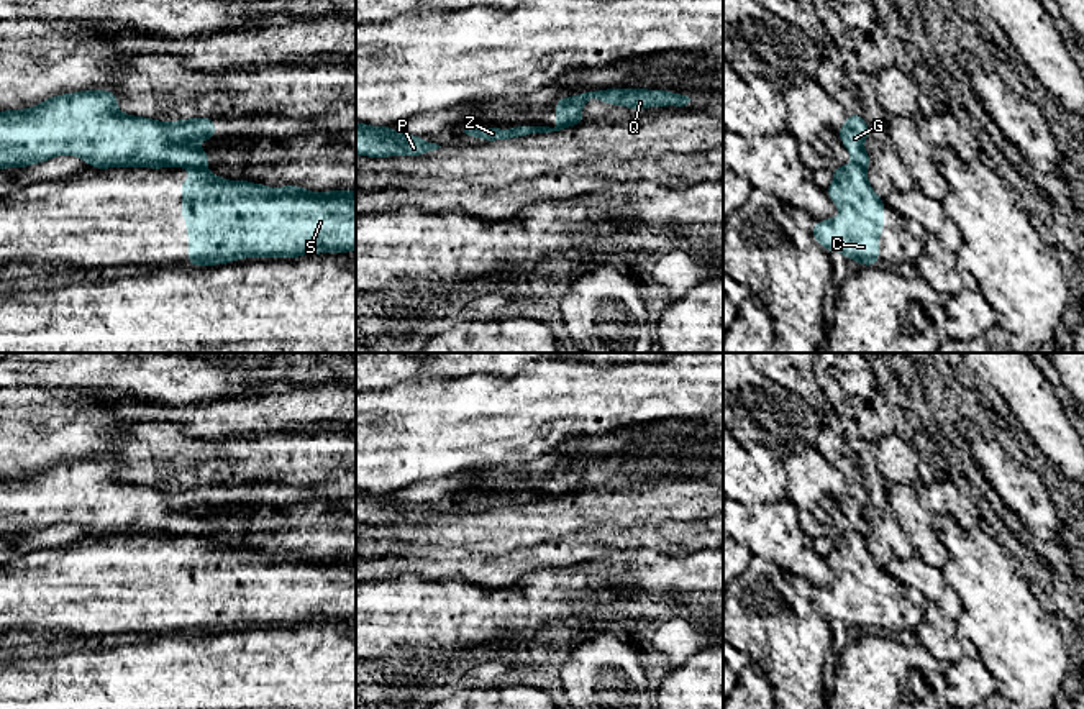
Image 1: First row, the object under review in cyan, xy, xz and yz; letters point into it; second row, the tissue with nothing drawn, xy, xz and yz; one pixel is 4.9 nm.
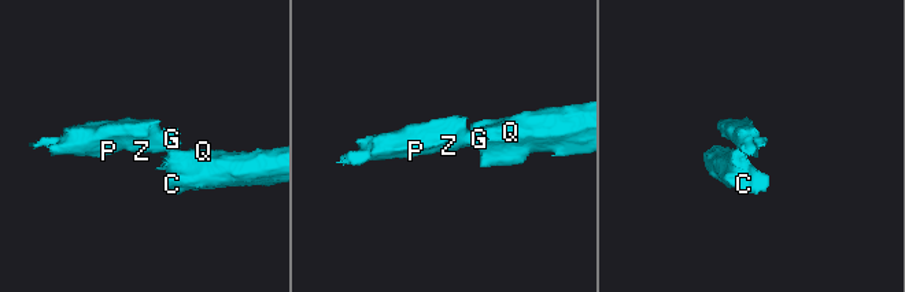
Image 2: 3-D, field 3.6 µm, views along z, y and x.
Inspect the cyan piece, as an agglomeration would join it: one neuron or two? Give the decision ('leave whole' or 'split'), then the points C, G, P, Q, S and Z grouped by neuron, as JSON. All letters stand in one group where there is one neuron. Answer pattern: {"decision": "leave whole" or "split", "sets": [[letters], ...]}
{"decision": "split", "sets": [["C", "Q", "S"], ["G", "P", "Z"]]}

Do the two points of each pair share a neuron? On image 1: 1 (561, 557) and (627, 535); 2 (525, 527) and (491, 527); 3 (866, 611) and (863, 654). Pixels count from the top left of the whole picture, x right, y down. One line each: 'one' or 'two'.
1: one
2: one
3: two

